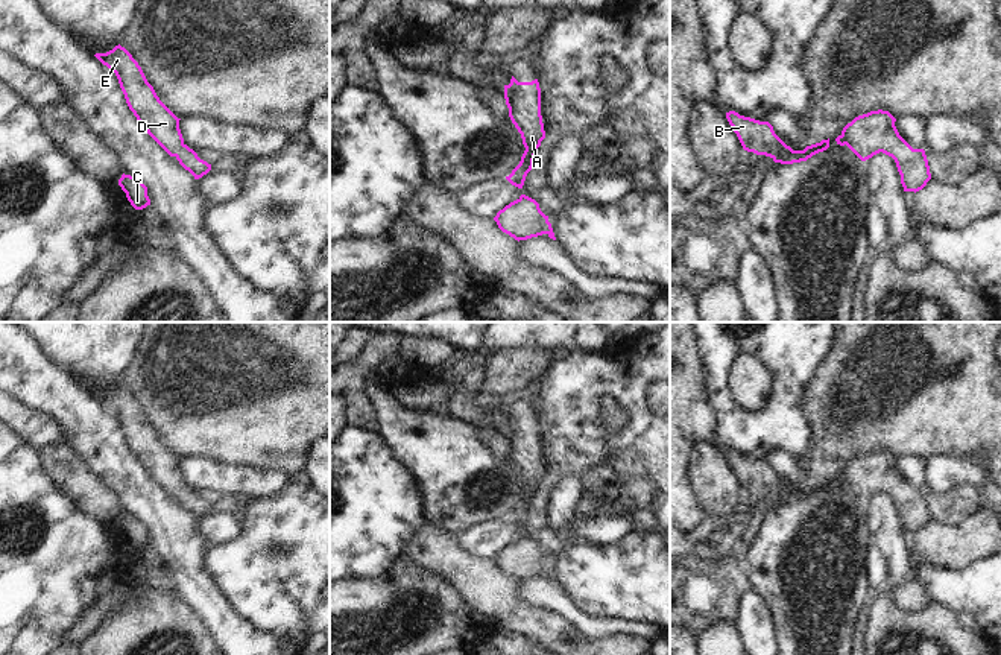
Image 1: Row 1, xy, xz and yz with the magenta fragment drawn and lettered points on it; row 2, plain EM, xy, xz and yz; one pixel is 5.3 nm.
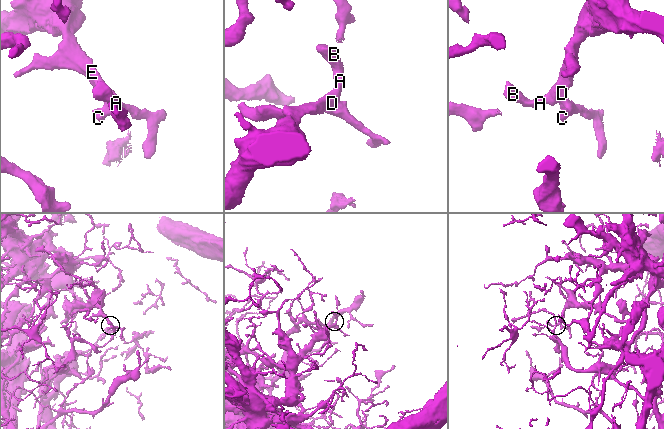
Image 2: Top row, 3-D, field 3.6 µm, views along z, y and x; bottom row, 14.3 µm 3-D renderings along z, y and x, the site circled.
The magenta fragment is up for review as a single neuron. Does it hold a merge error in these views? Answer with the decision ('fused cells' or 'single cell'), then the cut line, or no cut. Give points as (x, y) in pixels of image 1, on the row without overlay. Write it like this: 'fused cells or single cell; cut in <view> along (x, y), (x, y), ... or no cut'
single cell; no cut

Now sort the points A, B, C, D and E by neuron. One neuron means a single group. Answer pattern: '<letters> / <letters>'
A B C D E

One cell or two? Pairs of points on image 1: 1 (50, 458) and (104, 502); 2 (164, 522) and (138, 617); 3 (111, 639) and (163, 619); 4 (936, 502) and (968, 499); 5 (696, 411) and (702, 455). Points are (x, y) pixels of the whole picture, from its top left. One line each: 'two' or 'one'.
1: one
2: two
3: one
4: one
5: two

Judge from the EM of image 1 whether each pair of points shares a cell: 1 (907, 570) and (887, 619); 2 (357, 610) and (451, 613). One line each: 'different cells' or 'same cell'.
1: different cells
2: same cell

